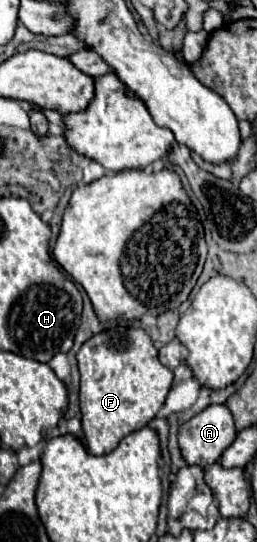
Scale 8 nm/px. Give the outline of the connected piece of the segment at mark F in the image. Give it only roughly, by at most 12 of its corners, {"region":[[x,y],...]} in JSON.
{"region":[[144,329],[76,357],[86,445],[106,455],[156,417],[172,371]]}

